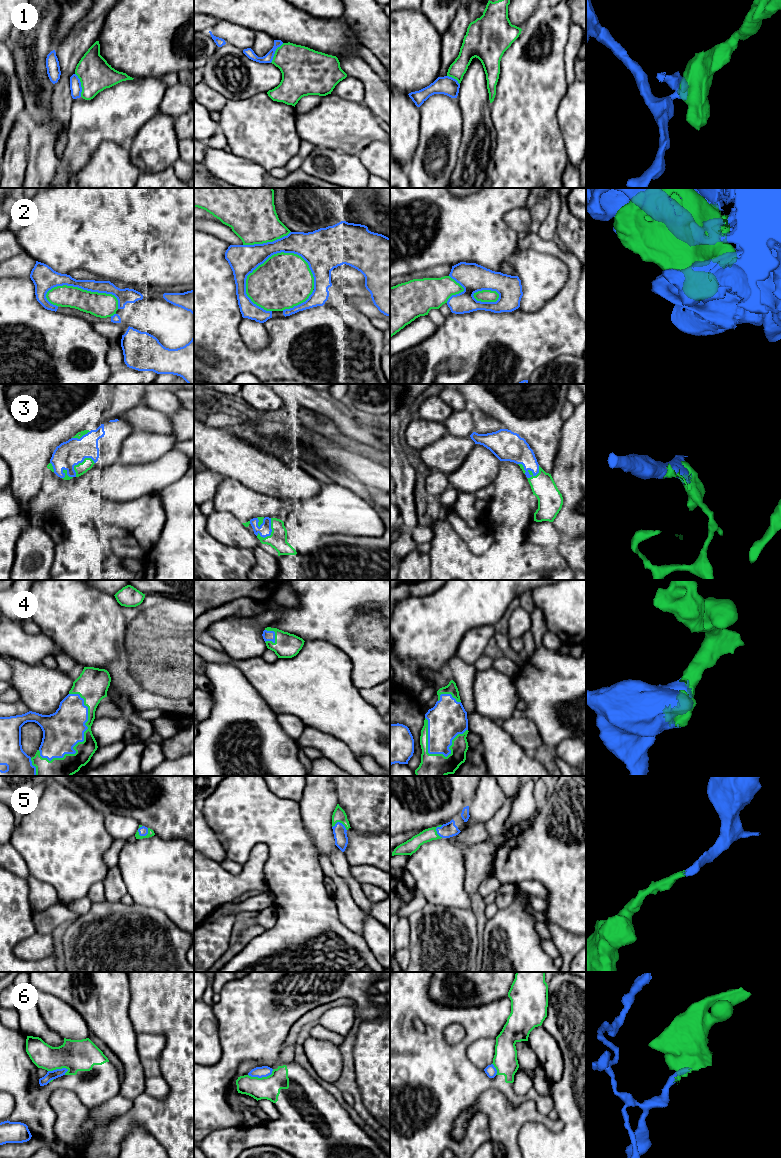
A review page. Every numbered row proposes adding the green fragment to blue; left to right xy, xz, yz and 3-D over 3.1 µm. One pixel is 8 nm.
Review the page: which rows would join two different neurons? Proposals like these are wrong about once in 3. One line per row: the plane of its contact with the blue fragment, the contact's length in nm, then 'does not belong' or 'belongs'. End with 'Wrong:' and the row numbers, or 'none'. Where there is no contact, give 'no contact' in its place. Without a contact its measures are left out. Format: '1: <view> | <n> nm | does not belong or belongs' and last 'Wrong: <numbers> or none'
1: xy | 200 nm | does not belong
2: xz | 550 nm | belongs
3: yz | 190 nm | belongs
4: xy | 600 nm | belongs
5: xy | 100 nm | belongs
6: xz | 220 nm | does not belong
Wrong: 1, 6

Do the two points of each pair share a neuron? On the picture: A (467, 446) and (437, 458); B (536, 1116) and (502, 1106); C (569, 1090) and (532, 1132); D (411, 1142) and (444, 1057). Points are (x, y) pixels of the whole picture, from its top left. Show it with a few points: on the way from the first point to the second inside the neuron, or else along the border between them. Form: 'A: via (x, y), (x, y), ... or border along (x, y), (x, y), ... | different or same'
A: via (460, 447), (444, 455) | same
B: via (528, 1114), (510, 1114) | same
C: via (569, 1108), (569, 1127), (558, 1138), (550, 1138) | same
D: via (432, 1124), (438, 1118), (441, 1109), (442, 1079) | same

